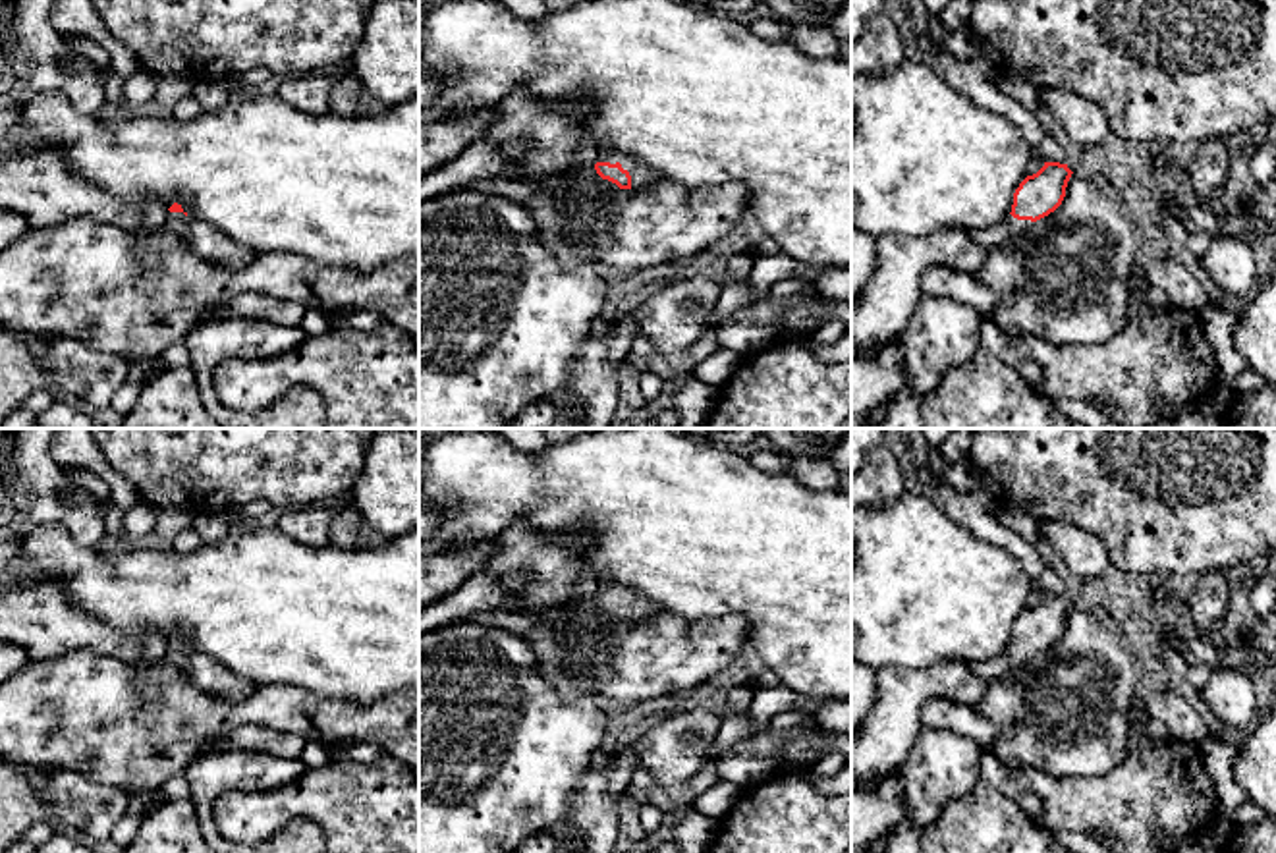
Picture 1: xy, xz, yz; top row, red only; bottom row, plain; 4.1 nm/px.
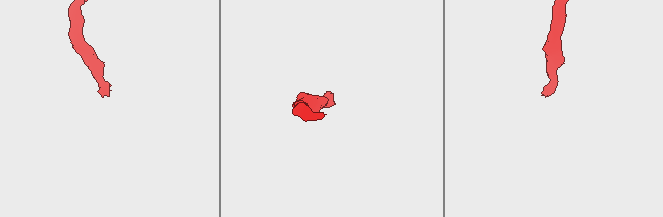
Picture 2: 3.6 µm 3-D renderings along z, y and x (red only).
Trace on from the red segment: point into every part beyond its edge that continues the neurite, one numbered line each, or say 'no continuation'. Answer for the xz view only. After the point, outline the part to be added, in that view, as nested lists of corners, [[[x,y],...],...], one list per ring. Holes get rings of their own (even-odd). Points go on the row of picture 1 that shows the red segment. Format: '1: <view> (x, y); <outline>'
1: xz (641, 174); [[[610,145],[598,147],[598,162],[610,162],[610,164],[620,162],[622,168],[627,170],[631,176],[631,187],[643,187],[643,185],[662,179],[658,170],[639,162],[629,152],[612,149]]]

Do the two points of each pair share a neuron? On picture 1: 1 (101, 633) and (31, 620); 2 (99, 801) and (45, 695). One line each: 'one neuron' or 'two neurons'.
1: one neuron
2: two neurons

